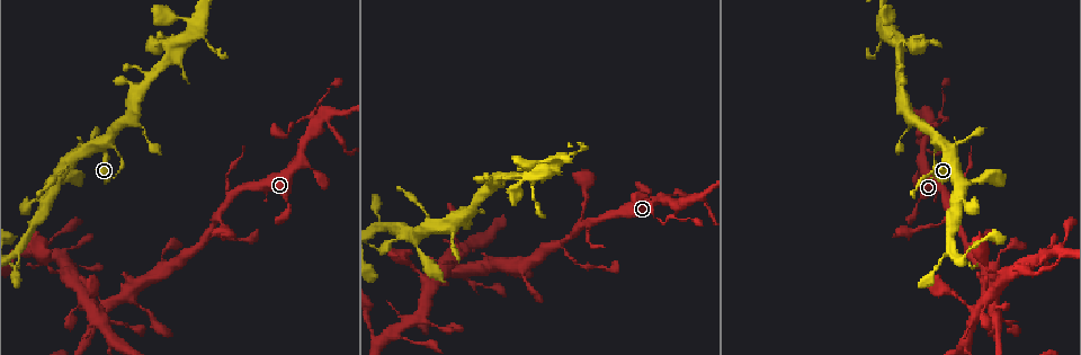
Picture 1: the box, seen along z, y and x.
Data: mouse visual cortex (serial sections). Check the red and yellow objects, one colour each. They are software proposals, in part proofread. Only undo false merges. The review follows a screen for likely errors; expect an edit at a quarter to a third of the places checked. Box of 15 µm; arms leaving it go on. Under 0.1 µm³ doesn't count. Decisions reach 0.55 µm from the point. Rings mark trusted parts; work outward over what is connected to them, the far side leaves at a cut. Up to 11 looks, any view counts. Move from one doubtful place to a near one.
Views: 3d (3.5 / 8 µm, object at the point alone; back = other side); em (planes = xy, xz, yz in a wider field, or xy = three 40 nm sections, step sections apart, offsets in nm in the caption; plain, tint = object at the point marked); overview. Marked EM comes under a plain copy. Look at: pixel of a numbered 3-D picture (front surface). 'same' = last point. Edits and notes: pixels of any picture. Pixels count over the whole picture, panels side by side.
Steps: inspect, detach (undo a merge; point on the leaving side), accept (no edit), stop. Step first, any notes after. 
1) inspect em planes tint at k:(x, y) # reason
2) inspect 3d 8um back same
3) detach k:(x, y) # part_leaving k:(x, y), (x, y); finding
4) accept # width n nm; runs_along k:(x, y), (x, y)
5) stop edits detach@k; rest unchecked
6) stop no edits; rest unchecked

inspect 3d 3.5um back at 1:(199, 246) # a fork

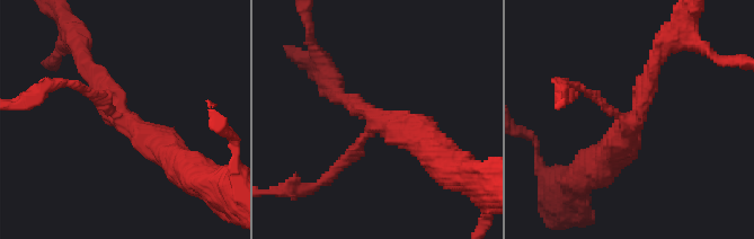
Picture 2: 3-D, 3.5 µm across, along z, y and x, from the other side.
inspect em xy step 1 tint at 2:(128, 122) # arms 3; arm_widths 150, 200, 450 nm; now the EM

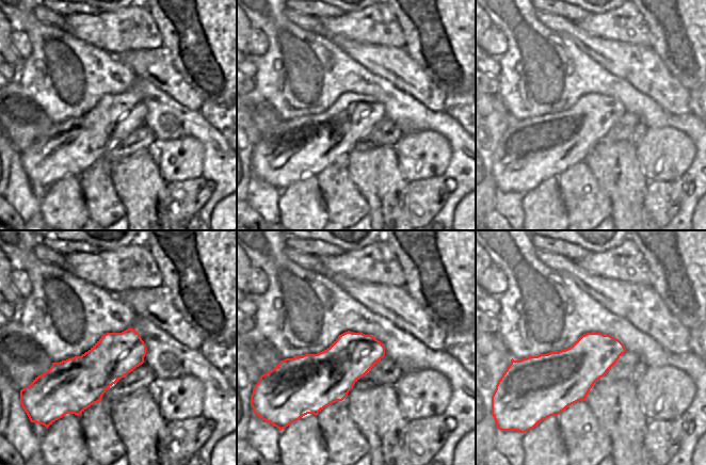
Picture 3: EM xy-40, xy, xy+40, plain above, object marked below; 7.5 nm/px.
accept # runs_along 2:(89, 63), (117, 112), (183, 167); one cell here

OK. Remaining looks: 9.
inspect 3d 8um back at 1:(456, 221) # two arms in line, one across

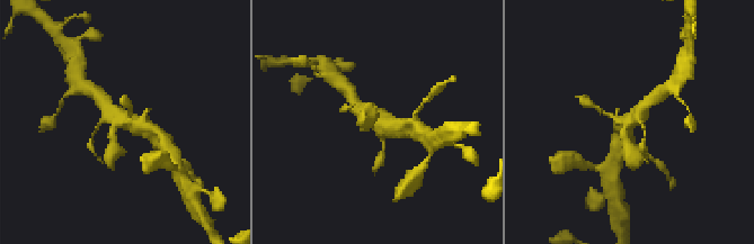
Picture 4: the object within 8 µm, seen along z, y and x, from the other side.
inspect 3d 3.5um at 4:(128, 121) # closer look

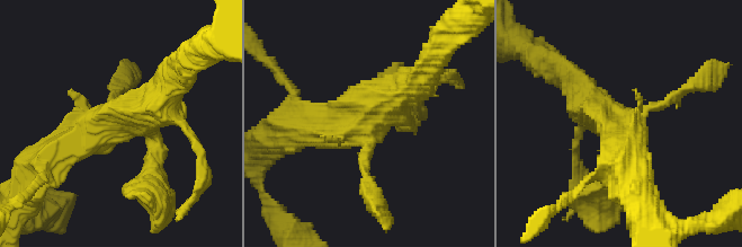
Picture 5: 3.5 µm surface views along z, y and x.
inspect em xy step 5 tint at 5:(372, 114) # need the tissue

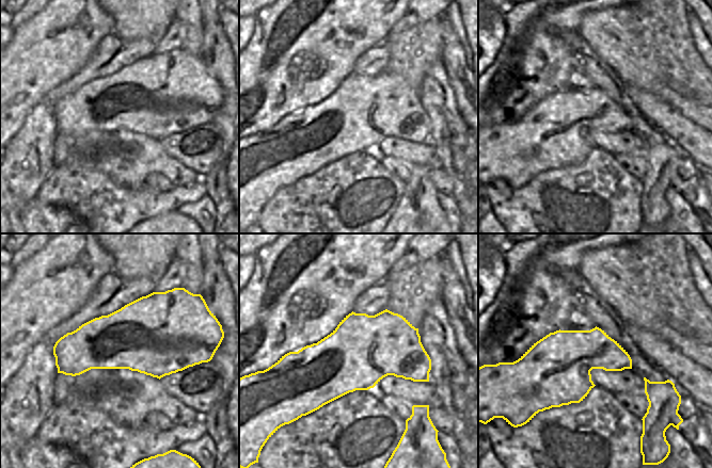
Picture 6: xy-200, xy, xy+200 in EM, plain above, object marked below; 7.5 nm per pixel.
accept # runs_along 5:(153, 169), (143, 121), (53, 152); continuous, no second cell

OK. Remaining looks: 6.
inspect 3d 3.5um at 1:(378, 225) # narrows sharply

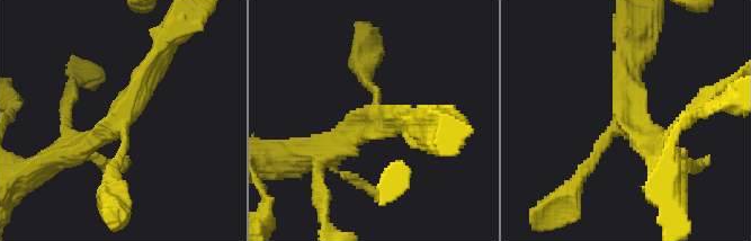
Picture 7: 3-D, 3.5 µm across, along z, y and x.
inspect em xy step 3 tint at 7:(372, 116) # need the tissue

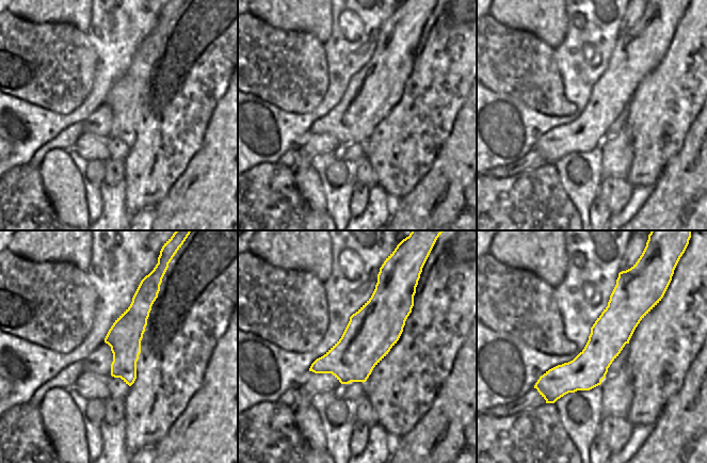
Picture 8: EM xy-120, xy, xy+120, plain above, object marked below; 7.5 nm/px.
accept # width 380 nm; runs_along 8:(619, 285), (616, 324), (550, 400); continuous, no second cell

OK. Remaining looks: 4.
inspect 3d 3.5um at 1:(168, 61) # four-way junction

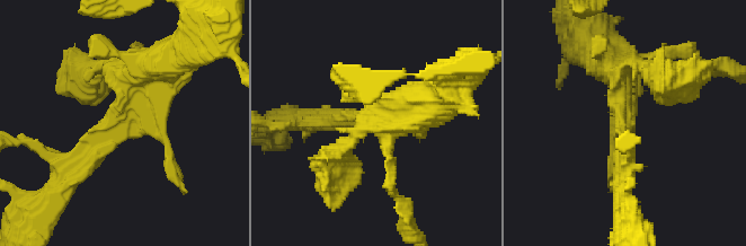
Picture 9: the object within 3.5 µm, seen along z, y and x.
inspect em planes tint at 9:(624, 125)

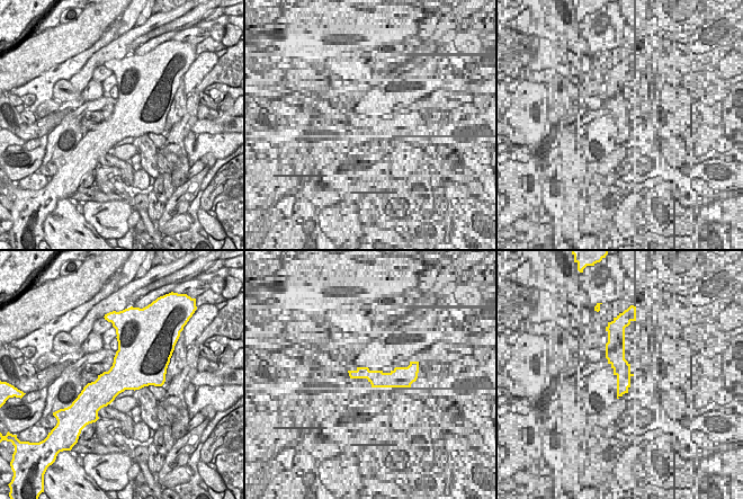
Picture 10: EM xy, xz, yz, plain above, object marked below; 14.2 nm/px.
accept # runs_along 9:(70, 177), (153, 97), (167, 62); one cell here

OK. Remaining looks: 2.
inspect 3d 3.5um back at 1:(662, 222) # abrupt turn

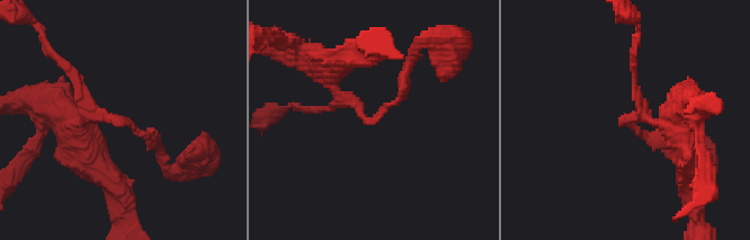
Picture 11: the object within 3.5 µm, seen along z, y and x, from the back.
inspect em xy step 2 tint at 11:(370, 119)

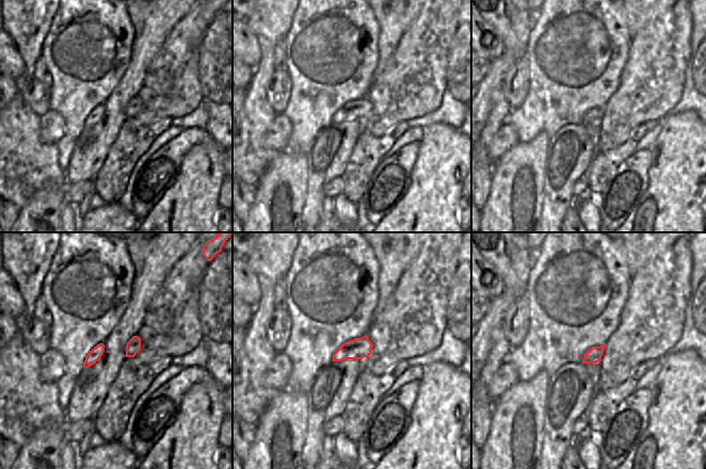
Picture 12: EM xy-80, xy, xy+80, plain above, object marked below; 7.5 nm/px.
accept # width 160 nm; runs_along 11:(79, 129), (103, 115), (154, 139); continuous, no second cell

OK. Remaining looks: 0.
stop no edits; rest unchecked

